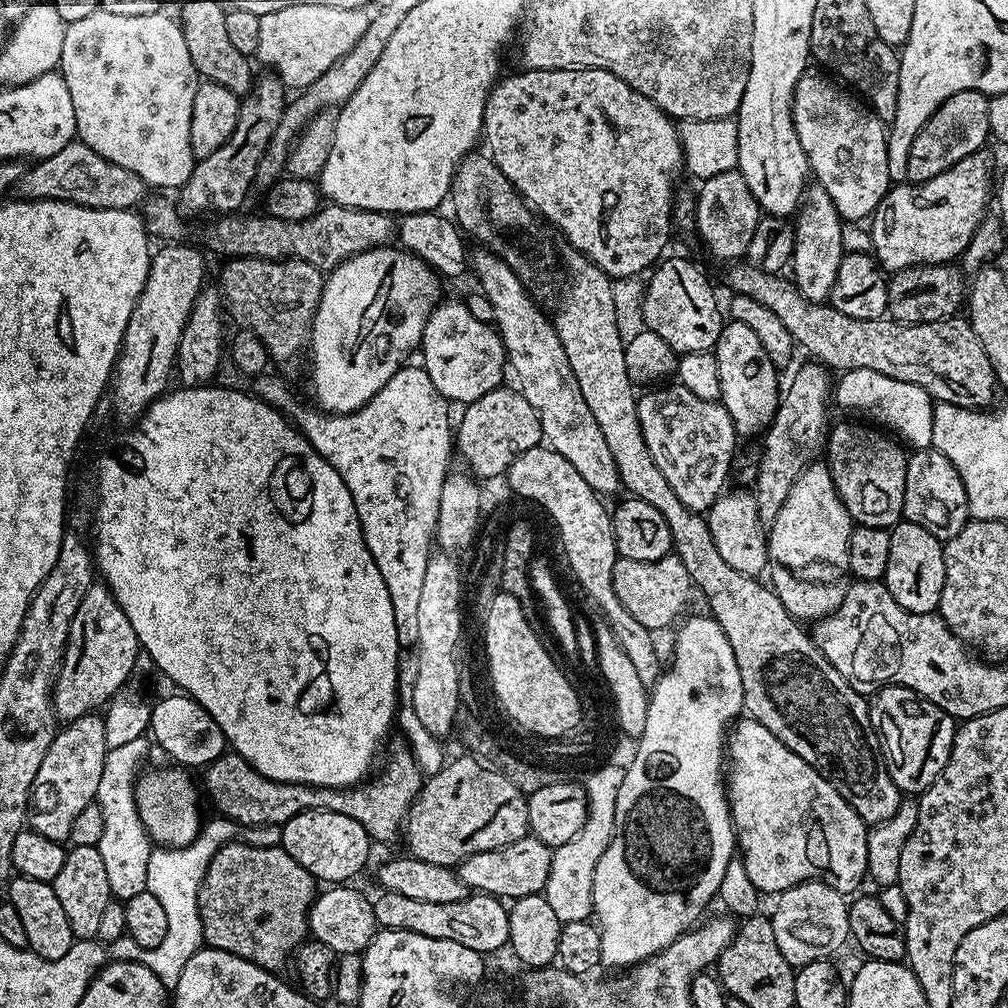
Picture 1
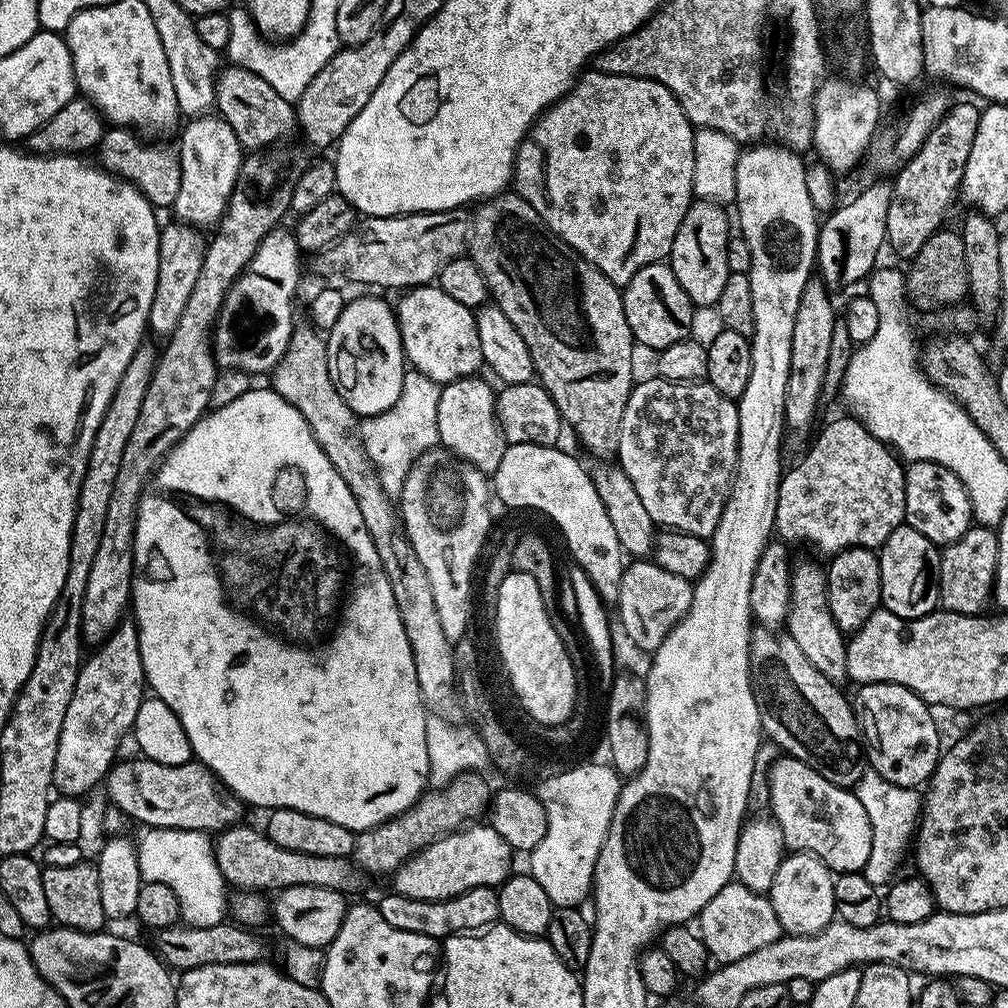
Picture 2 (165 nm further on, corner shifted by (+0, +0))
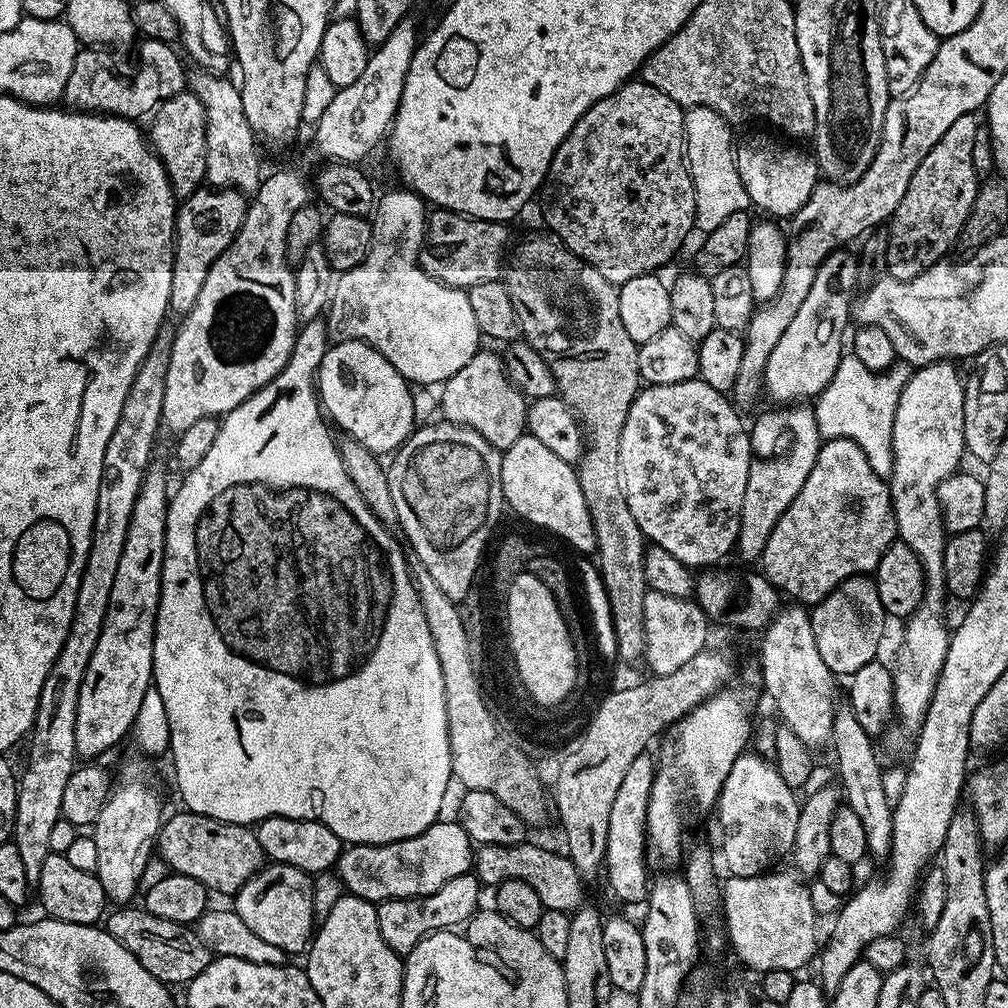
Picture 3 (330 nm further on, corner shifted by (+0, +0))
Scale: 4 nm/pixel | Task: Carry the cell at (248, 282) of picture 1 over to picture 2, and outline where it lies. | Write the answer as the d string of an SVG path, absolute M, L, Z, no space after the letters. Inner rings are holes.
M307 327L292 329L290 346L270 373L270 387L286 398L286 402L290 402L302 418L306 418L306 426L310 426L318 446L322 446L326 458L330 458L334 470L342 474L342 482L350 486L350 494L354 494L358 510L362 510L362 522L366 522L366 530L370 530L374 550L378 550L378 558L382 558L390 590L394 590L394 602L414 654L414 670L418 670L418 686L424 695L424 703L432 710L444 708L451 702L452 696L454 700L457 695L453 641L448 640L442 630L430 578L426 576L422 562L418 561L414 546L410 546L397 505L382 490L376 467L364 449L361 421L334 386L332 367L328 361L328 341L315 327Z

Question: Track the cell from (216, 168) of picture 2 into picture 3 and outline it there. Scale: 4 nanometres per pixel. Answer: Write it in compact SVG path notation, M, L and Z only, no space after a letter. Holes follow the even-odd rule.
M201 186L183 197L176 210L176 238L172 250L172 281L168 302L171 311L176 311L180 318L194 306L202 290L202 282L206 282L206 274L210 274L210 266L214 266L230 242L234 242L244 215L248 213L245 193L231 186L221 189L221 192L211 192L208 186Z

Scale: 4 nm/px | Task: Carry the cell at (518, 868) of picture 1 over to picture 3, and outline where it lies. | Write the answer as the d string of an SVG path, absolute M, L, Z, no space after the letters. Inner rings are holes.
M441 818L422 834L389 844L354 844L341 851L335 871L349 893L363 900L379 902L394 898L410 898L434 894L438 886L446 886L450 878L472 872L474 841L463 823Z

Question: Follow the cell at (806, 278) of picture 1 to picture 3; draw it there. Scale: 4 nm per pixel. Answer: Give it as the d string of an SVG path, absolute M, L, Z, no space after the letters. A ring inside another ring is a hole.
M792 402L787 406L780 406L777 412L764 412L756 420L756 425L751 425L752 461L750 462L750 474L746 482L746 498L742 498L742 510L740 511L740 538L738 541L738 553L744 560L759 561L764 555L764 547L784 511L798 498L798 490L810 478L810 470L814 470L814 462L818 458L822 437L816 421L816 409L804 402Z

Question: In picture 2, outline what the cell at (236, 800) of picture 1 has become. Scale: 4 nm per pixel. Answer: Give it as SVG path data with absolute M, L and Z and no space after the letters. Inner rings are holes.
M128 760L125 764L113 763L106 777L111 807L120 808L128 818L137 820L148 828L177 828L178 830L198 830L209 834L219 834L226 828L239 825L240 815L246 811L245 805L235 794L229 792L219 778L205 764L189 762L182 766L166 766L163 760Z

